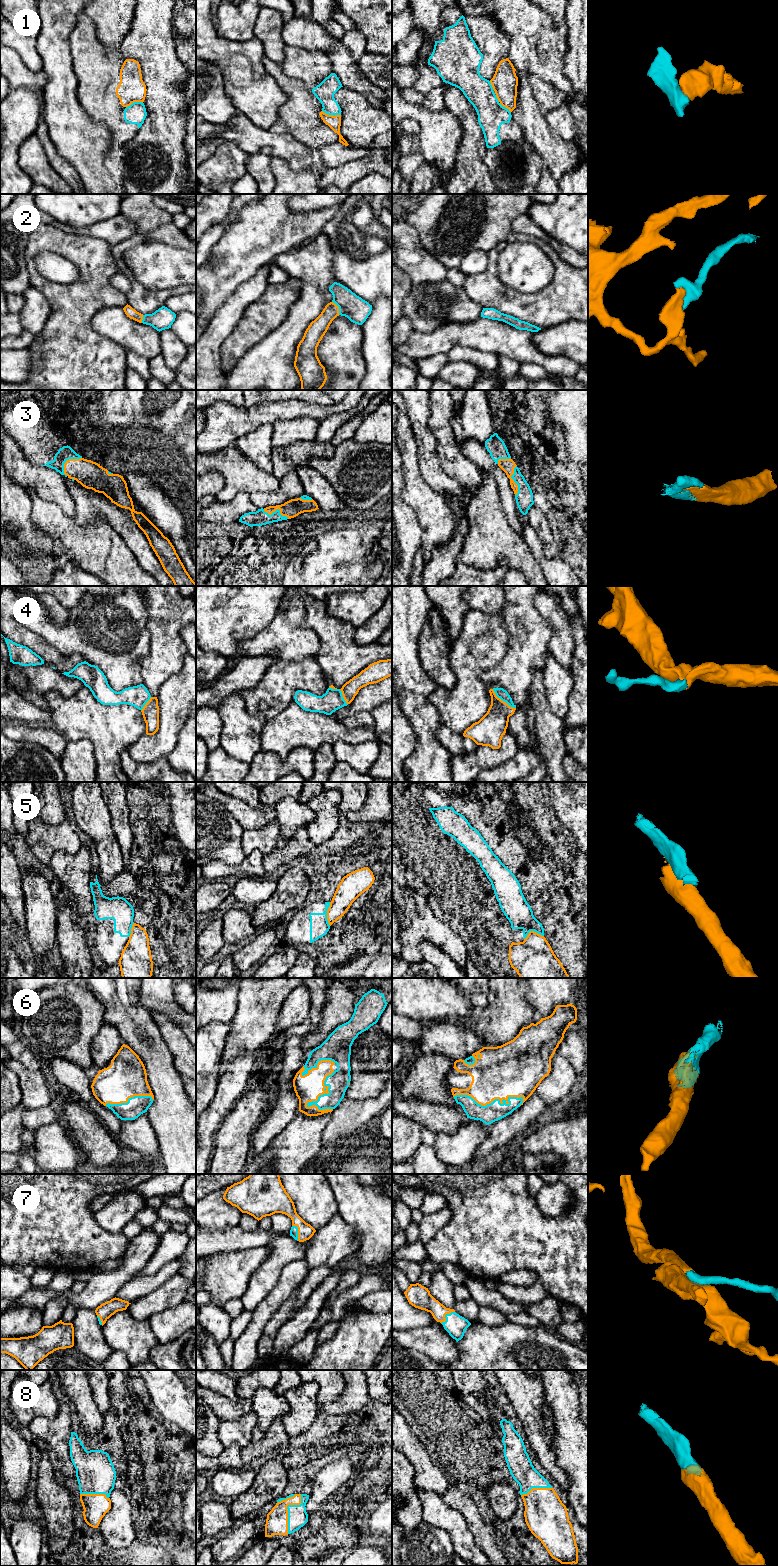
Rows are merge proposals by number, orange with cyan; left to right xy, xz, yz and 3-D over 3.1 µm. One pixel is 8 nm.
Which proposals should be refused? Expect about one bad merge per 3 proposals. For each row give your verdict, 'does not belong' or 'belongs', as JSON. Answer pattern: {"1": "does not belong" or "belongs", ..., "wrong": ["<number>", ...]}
{"1": "does not belong", "2": "belongs", "3": "belongs", "4": "belongs", "5": "does not belong", "6": "belongs", "7": "belongs", "8": "belongs", "wrong": ["1", "5"]}

